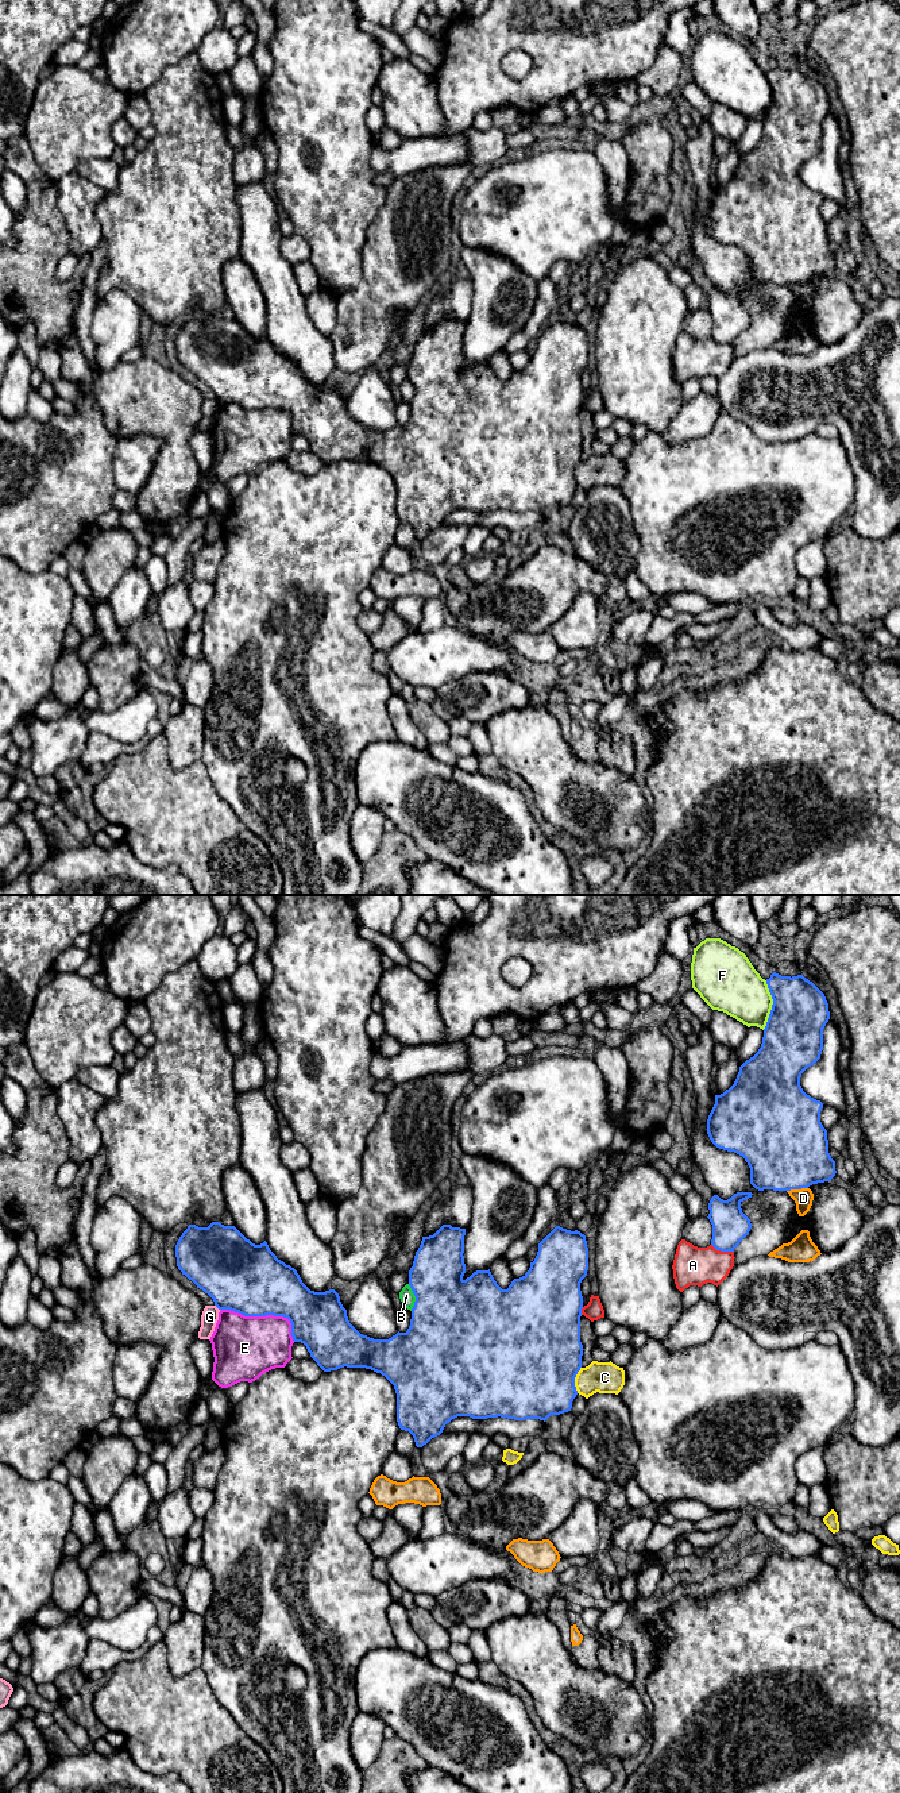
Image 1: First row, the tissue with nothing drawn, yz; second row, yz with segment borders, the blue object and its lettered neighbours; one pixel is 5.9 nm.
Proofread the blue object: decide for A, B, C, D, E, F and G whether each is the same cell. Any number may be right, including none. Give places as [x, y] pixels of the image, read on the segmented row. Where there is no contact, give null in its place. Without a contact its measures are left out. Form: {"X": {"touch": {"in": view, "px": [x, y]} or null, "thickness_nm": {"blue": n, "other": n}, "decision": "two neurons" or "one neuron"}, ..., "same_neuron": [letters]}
{"A": {"touch": {"in": "yz", "px": [722, 1250]}, "thickness_nm": {"blue": 220, "other": 240}, "decision": "two neurons"}, "B": {"touch": {"in": "yz", "px": [416, 1298]}, "thickness_nm": {"blue": 480, "other": 90}, "decision": "two neurons"}, "C": {"touch": {"in": "yz", "px": [574, 1380]}, "thickness_nm": {"blue": 500, "other": 190}, "decision": "two neurons"}, "D": {"touch": {"in": "yz", "px": [796, 1188]}, "thickness_nm": {"blue": 500, "other": 120}, "decision": "two neurons"}, "E": {"touch": {"in": "yz", "px": [265, 1315]}, "thickness_nm": {"blue": 420, "other": 380}, "decision": "two neurons"}, "F": {"touch": {"in": "yz", "px": [772, 1005]}, "thickness_nm": {"blue": 360, "other": 320}, "decision": "two neurons"}, "G": {"touch": {"in": "yz", "px": [216, 1306]}, "thickness_nm": {"blue": 420, "other": 100}, "decision": "two neurons"}, "same_neuron": []}

